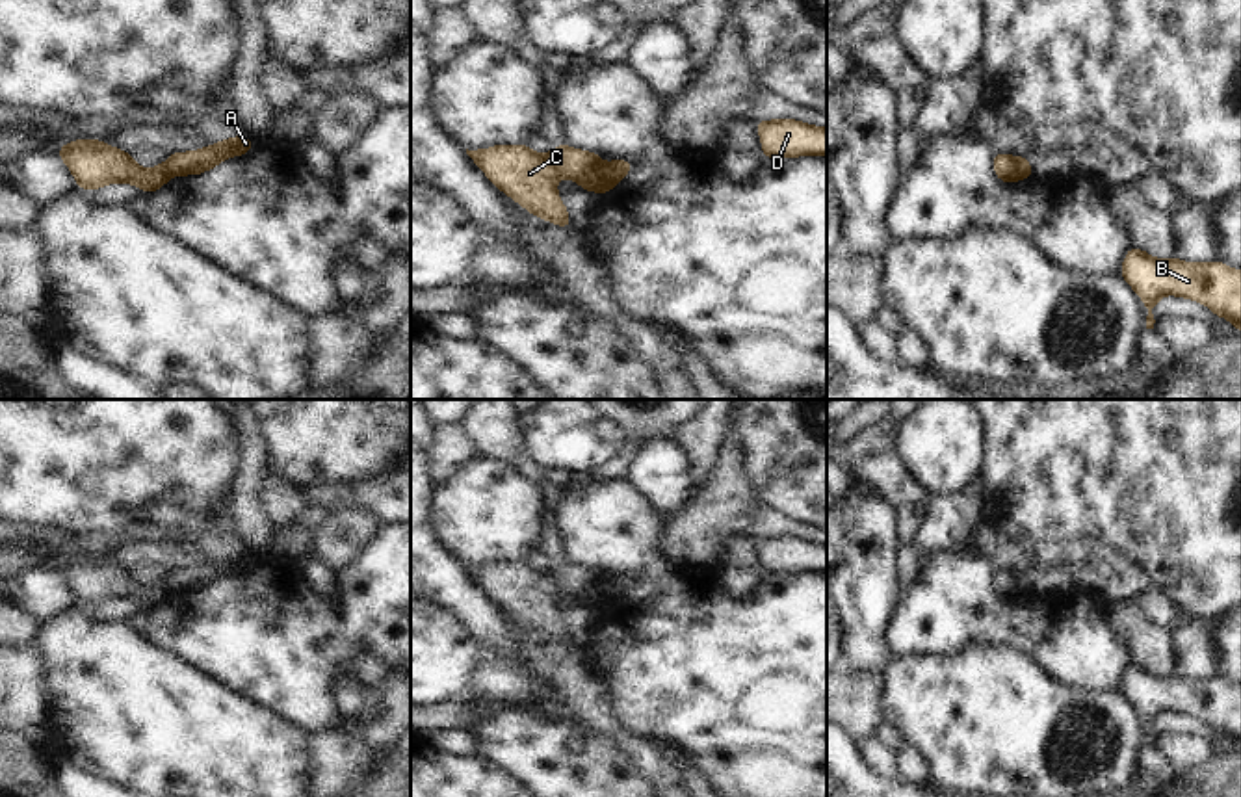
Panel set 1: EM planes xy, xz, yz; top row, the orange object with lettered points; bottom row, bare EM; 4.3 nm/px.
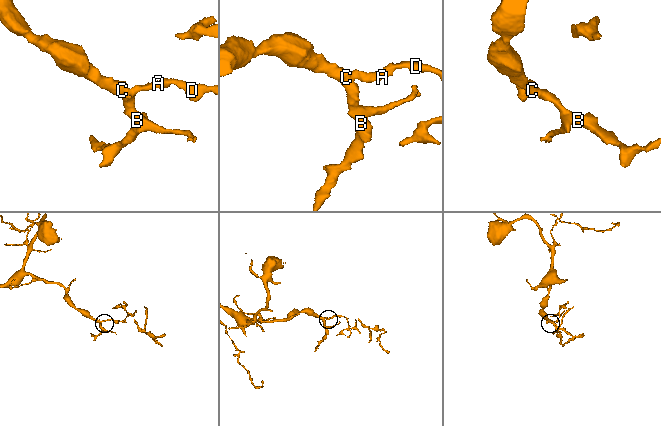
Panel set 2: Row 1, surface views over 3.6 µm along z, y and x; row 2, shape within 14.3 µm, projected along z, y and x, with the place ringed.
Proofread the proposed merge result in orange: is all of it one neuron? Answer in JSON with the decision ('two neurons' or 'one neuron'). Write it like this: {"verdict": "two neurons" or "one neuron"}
{"verdict": "two neurons"}

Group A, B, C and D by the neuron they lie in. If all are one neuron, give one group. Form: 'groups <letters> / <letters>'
groups A D / B C

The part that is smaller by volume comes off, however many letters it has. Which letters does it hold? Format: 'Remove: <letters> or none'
Remove: A, D

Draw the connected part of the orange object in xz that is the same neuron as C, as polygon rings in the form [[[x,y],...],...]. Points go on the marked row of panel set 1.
[[[567,143],[552,149],[548,156],[541,156],[526,145],[496,145],[487,150],[466,149],[466,154],[505,195],[533,216],[565,229],[570,229],[570,217],[555,191],[557,178],[568,176],[578,182],[602,163],[598,154],[574,150]]]

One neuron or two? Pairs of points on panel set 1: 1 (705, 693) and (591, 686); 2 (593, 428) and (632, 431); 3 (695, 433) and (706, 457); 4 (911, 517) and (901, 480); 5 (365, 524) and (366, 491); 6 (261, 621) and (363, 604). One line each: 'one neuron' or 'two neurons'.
1: two neurons
2: two neurons
3: one neuron
4: two neurons
5: two neurons
6: one neuron

